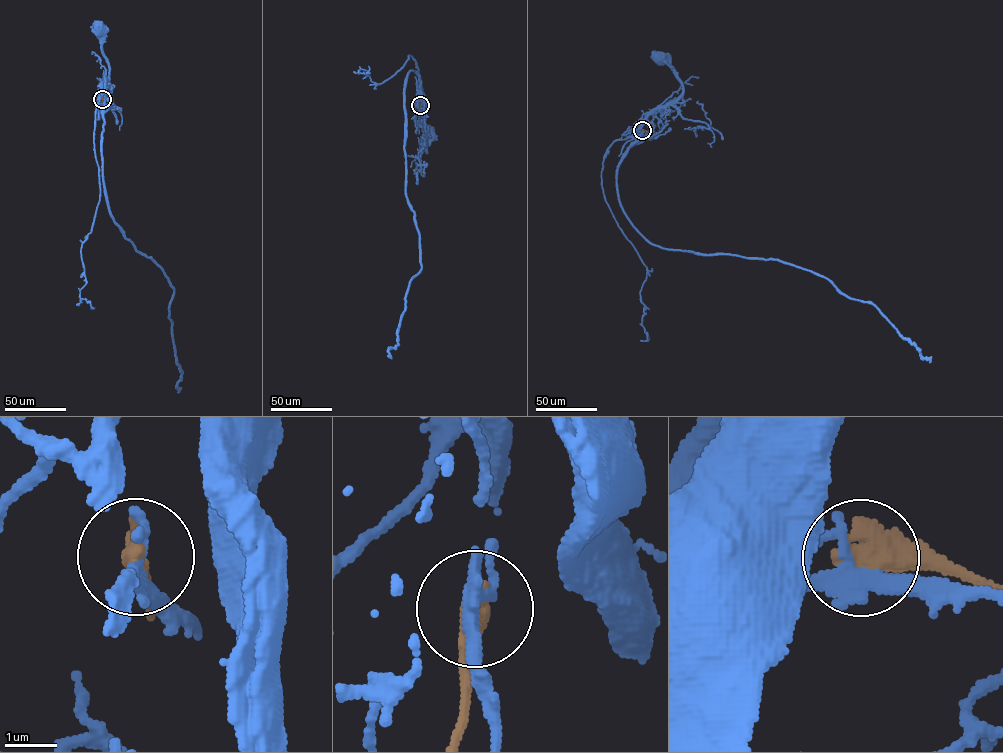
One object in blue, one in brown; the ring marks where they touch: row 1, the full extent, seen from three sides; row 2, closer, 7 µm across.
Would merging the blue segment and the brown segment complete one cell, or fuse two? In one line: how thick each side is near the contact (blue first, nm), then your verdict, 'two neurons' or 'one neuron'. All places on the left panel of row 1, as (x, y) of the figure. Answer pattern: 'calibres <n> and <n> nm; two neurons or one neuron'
calibres 320 and 550 nm; two neurons

